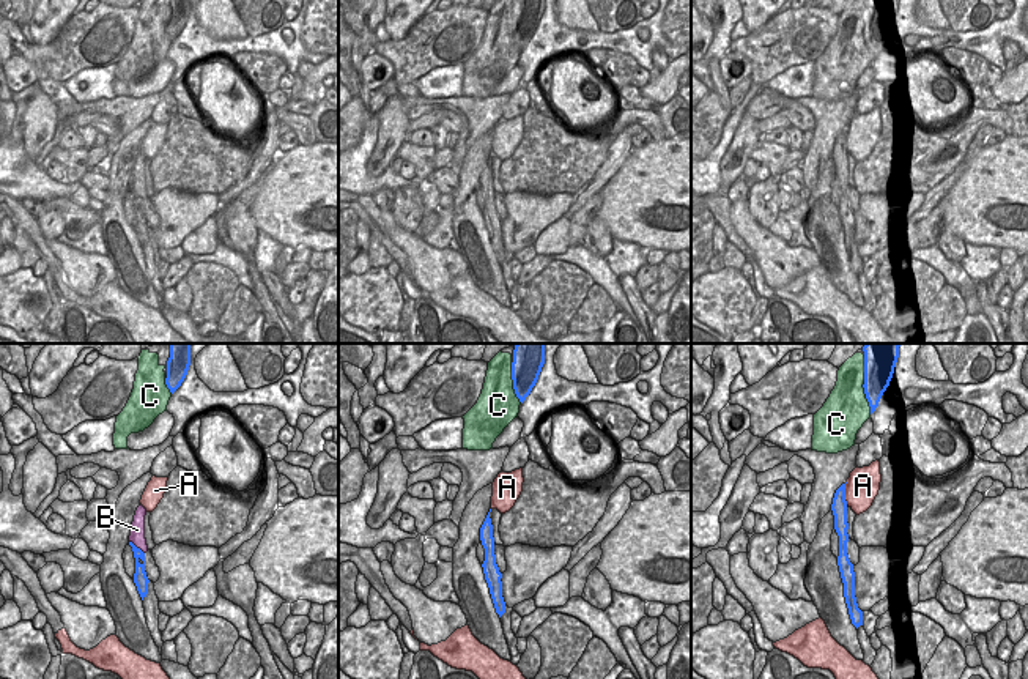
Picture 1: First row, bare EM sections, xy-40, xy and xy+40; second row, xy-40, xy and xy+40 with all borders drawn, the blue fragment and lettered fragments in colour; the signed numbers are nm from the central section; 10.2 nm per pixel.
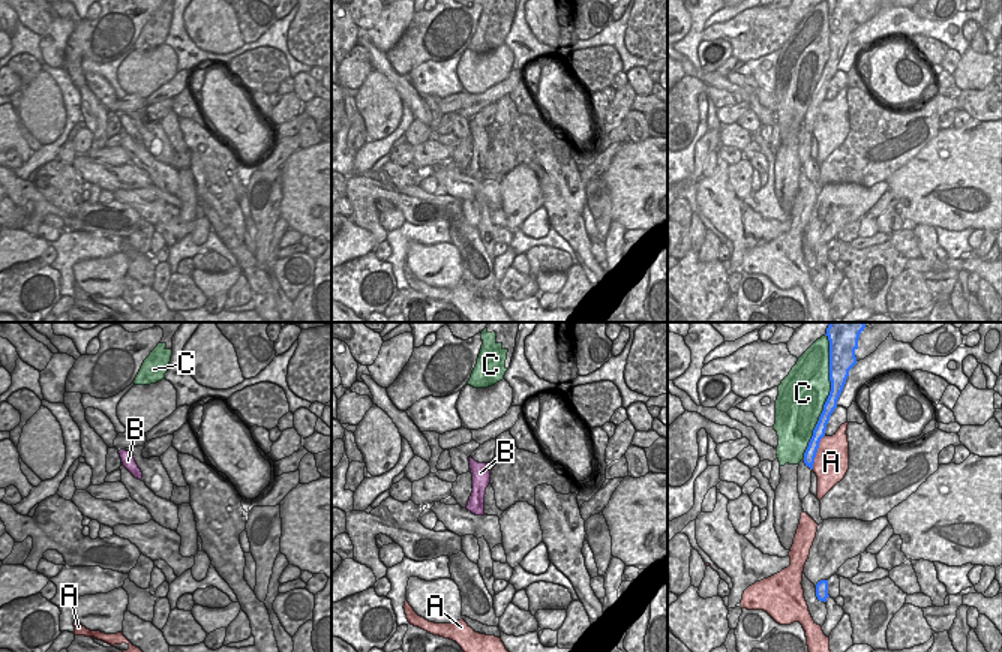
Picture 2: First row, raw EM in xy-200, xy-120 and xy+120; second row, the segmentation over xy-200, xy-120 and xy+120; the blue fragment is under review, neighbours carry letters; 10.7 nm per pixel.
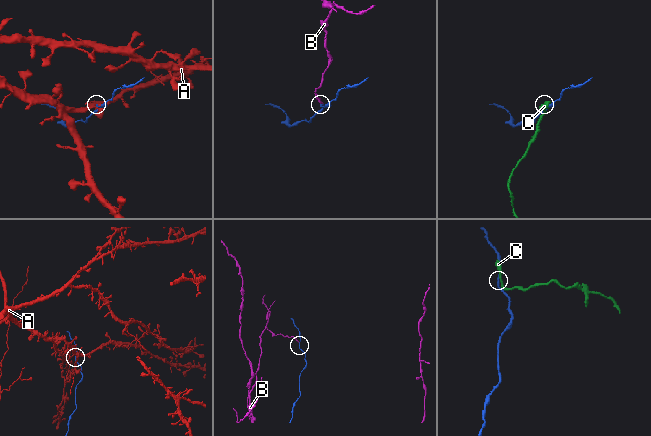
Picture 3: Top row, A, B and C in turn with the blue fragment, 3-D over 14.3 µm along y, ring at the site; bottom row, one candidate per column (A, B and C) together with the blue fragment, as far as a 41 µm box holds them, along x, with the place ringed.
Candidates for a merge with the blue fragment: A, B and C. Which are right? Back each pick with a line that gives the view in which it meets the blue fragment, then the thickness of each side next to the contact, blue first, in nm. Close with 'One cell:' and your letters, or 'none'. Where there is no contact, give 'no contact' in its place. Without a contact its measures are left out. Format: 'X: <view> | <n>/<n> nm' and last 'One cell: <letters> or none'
One cell: none

